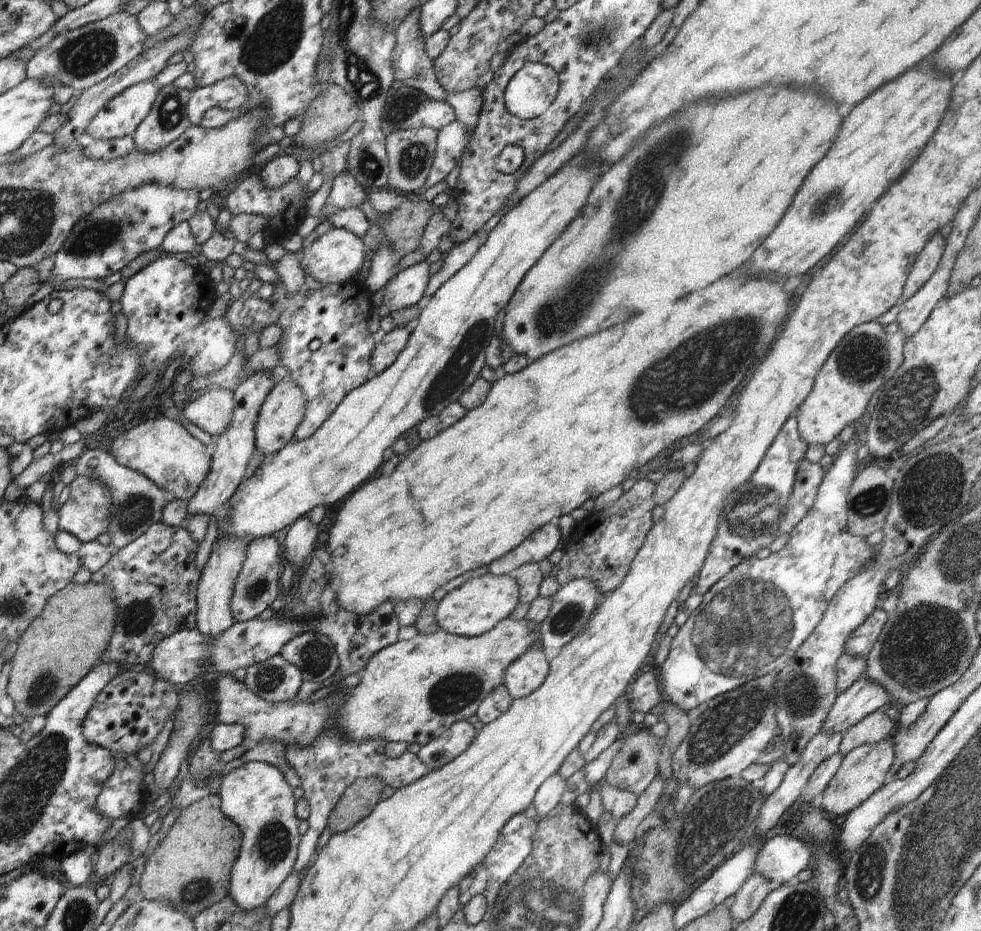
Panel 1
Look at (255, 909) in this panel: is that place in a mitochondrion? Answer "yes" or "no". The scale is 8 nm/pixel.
no

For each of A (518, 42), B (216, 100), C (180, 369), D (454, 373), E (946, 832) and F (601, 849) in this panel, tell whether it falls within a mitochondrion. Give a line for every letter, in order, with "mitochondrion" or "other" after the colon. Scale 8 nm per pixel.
A: other
B: other
C: other
D: mitochondrion
E: mitochondrion
F: other

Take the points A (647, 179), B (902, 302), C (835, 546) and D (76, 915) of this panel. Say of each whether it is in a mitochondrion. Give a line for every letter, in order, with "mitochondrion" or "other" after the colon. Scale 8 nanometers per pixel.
A: mitochondrion
B: other
C: other
D: mitochondrion

